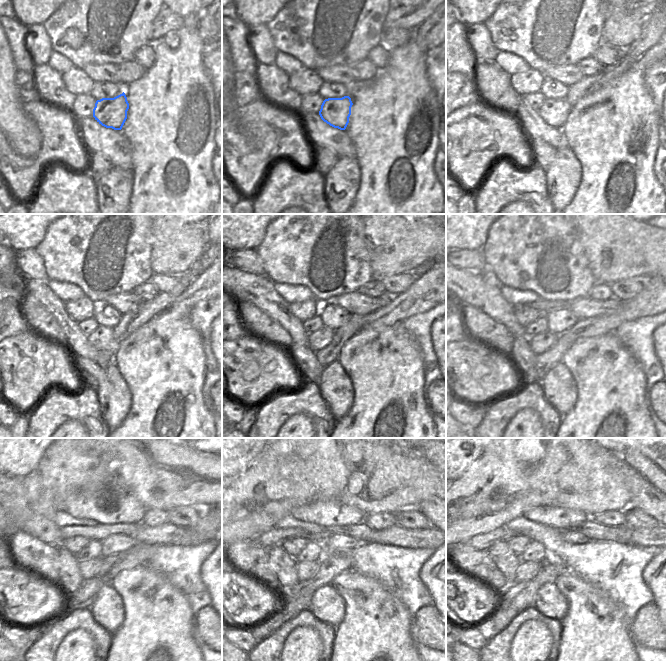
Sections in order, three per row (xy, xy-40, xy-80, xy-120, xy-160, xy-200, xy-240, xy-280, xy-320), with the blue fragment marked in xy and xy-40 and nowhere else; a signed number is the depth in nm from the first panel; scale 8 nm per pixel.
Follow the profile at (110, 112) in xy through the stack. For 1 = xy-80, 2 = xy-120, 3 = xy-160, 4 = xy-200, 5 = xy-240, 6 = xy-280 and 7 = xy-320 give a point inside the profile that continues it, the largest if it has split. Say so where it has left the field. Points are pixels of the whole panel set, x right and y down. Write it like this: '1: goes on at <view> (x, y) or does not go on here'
1: goes on at xy-80 (555, 113)
2: goes on at xy-120 (102, 338)
3: goes on at xy-160 (320, 339)
4: goes on at xy-200 (538, 344)
5: goes on at xy-240 (91, 568)
6: goes on at xy-280 (296, 600)
7: goes on at xy-320 (514, 599)

